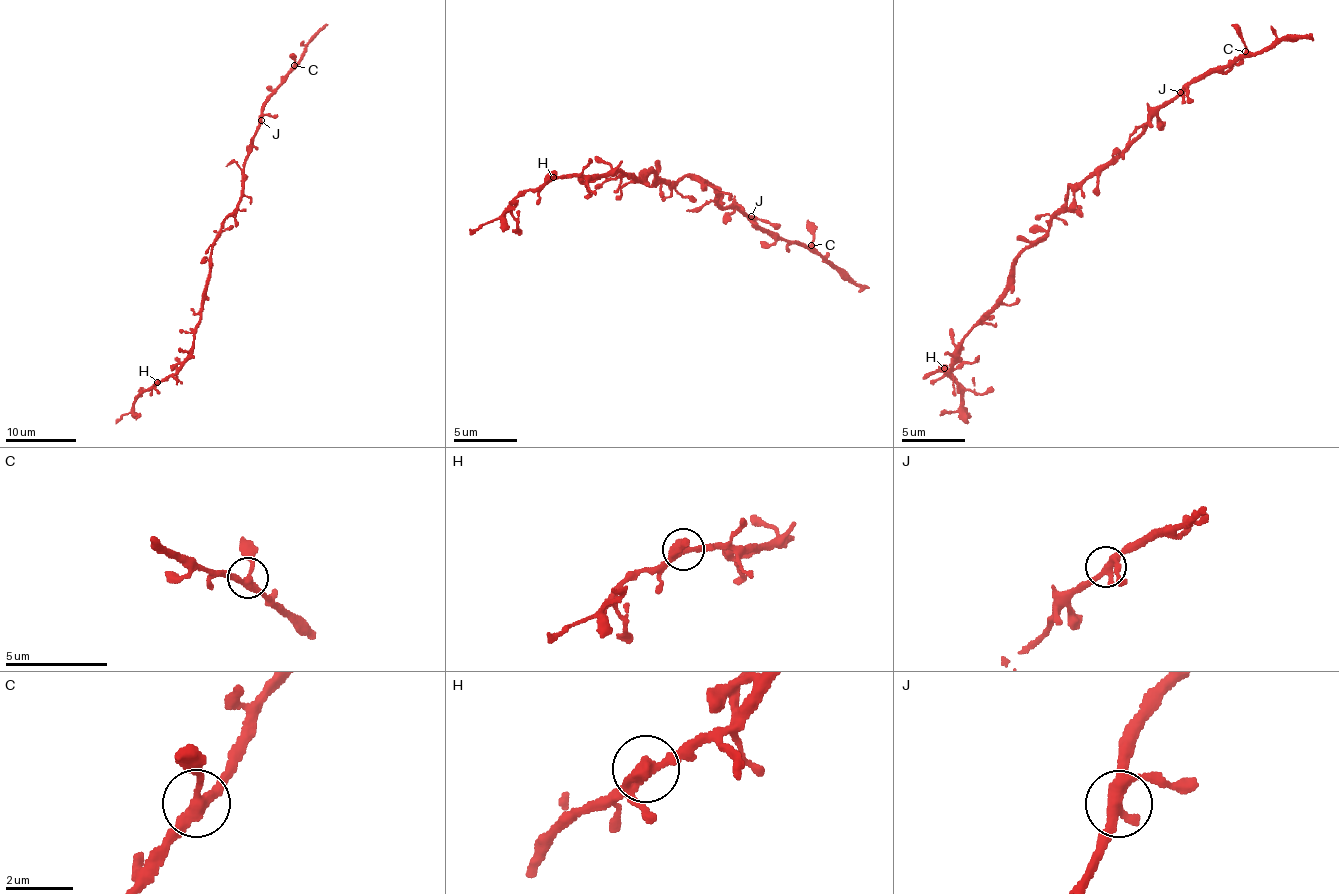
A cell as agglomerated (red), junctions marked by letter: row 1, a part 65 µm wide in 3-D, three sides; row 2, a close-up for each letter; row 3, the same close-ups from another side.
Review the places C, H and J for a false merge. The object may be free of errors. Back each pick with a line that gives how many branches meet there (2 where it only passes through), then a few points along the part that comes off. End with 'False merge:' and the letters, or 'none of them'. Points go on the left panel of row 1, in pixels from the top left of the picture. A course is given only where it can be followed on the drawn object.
False merge: none of them

